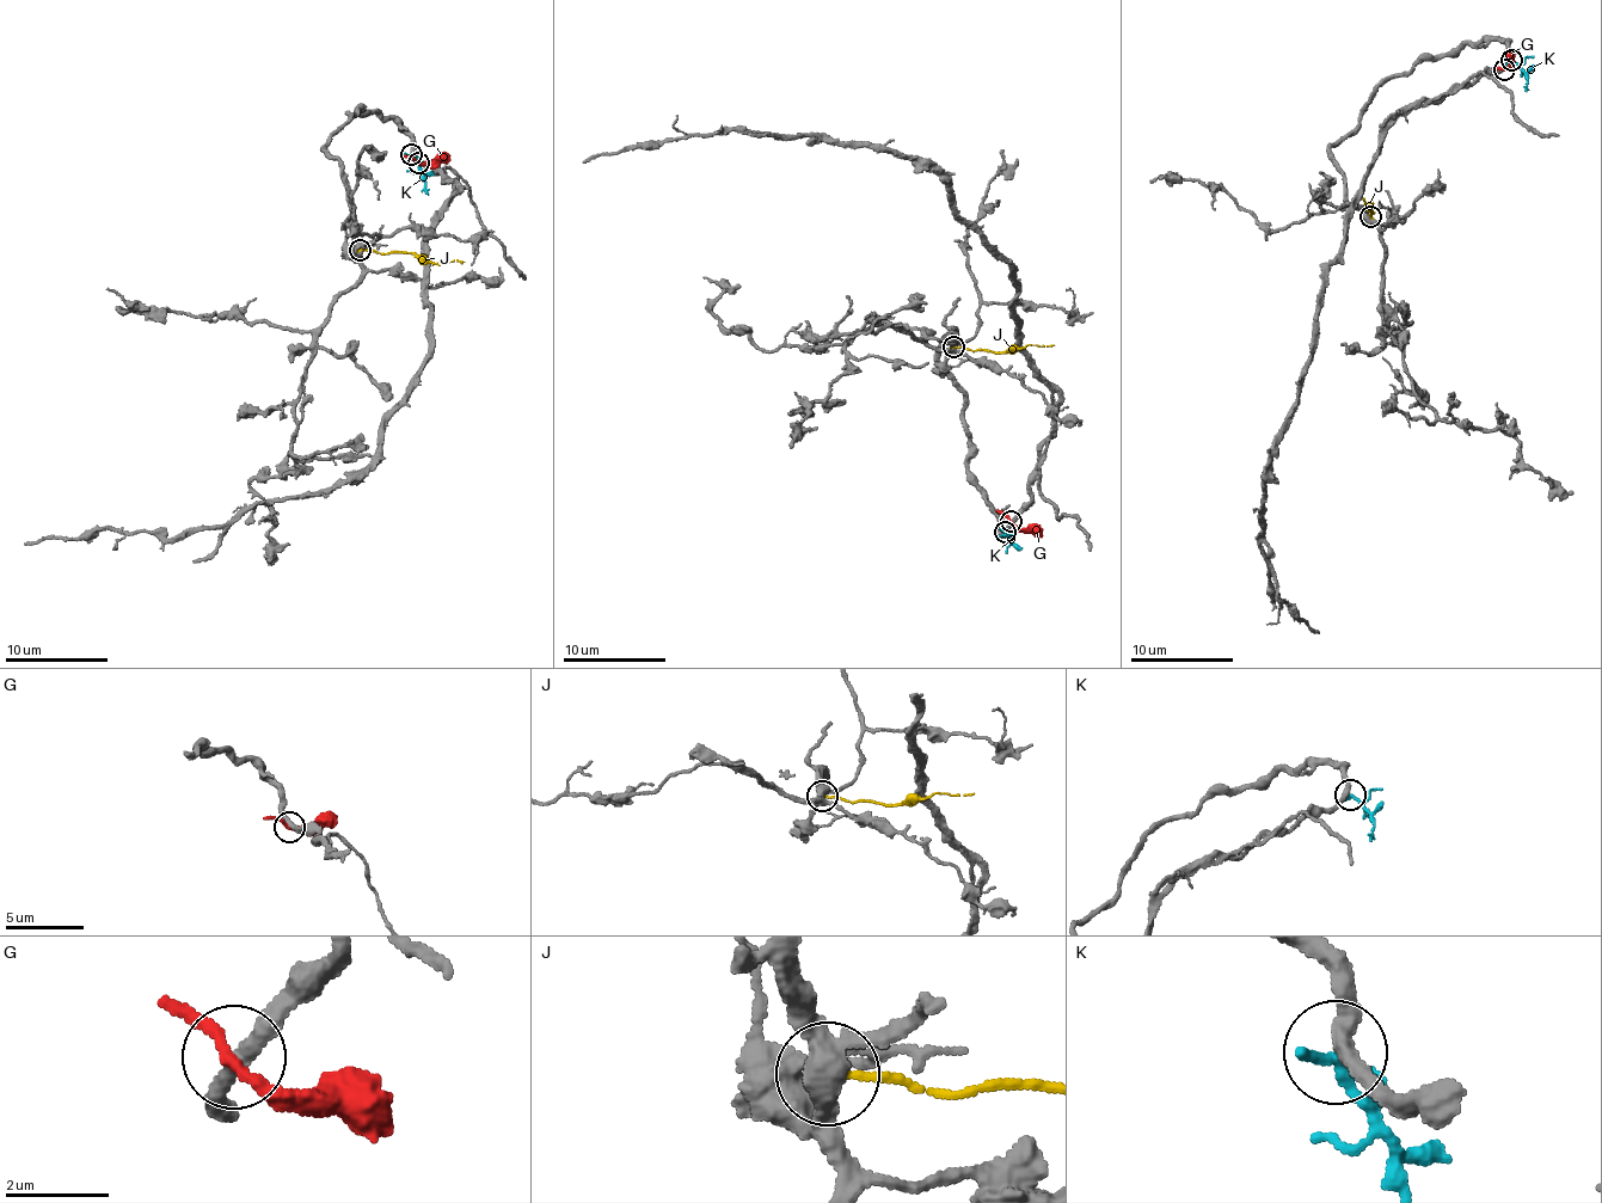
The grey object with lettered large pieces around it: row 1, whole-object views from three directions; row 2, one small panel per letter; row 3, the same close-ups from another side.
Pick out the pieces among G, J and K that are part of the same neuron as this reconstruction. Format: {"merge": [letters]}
{"merge": []}

